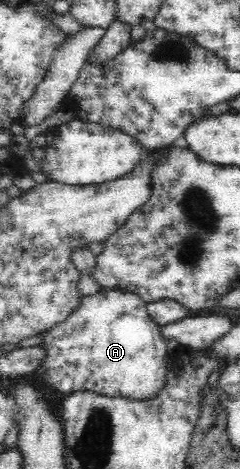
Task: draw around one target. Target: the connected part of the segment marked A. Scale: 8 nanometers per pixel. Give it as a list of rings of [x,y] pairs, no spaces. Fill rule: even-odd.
[[[103,288],[95,296],[81,296],[77,310],[67,320],[41,334],[40,346],[47,349],[47,356],[33,378],[68,397],[77,392],[93,392],[98,396],[121,397],[141,403],[157,400],[167,387],[170,353],[161,336],[162,326],[151,320],[147,305],[140,296],[121,289]]]

